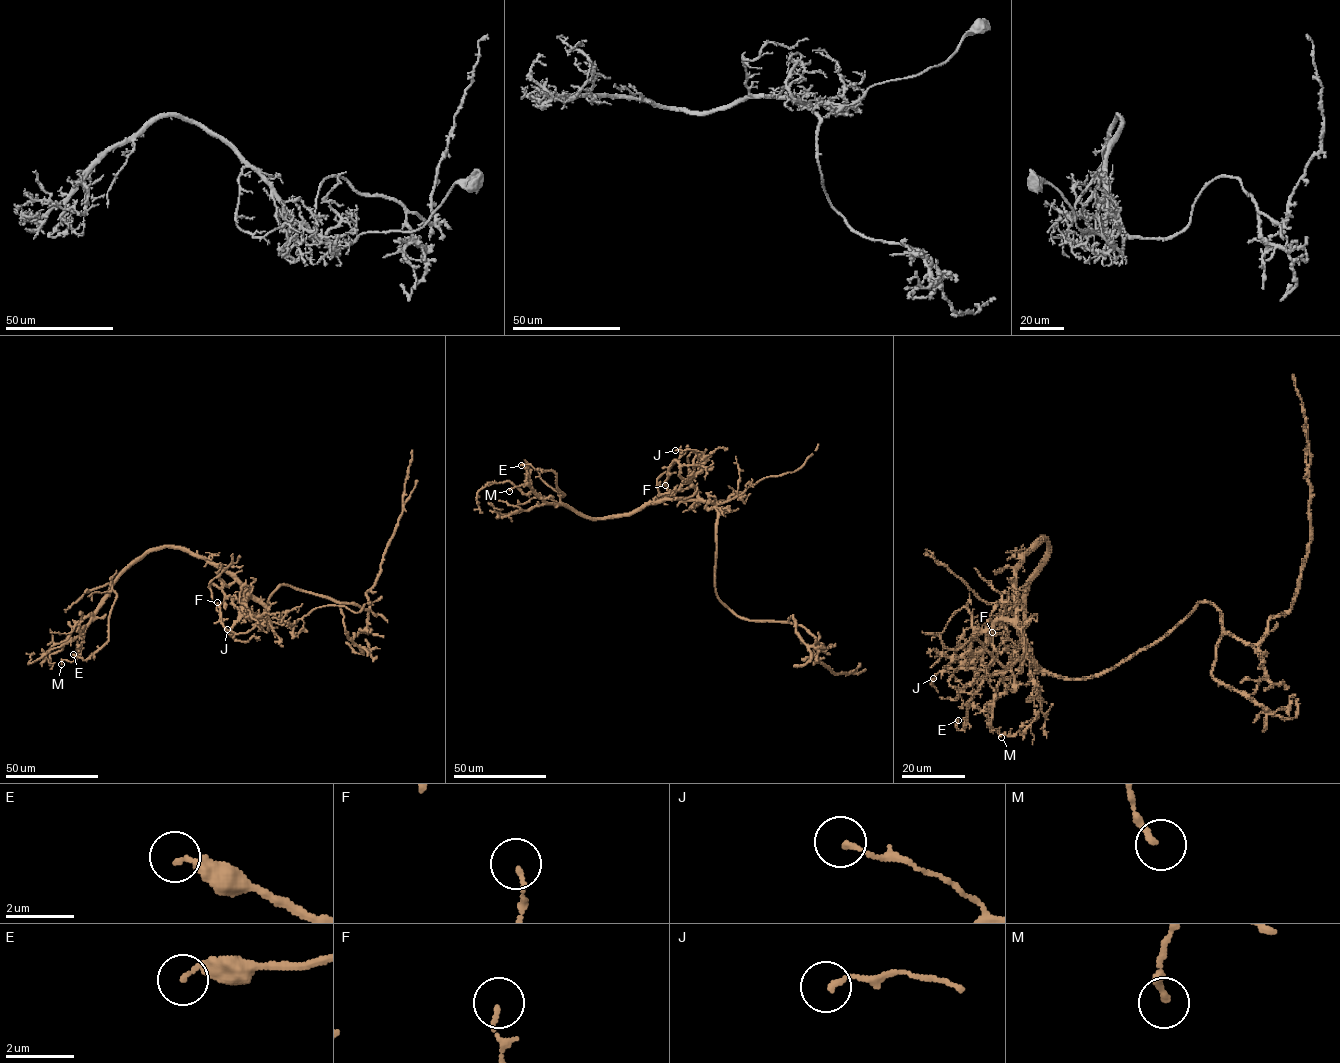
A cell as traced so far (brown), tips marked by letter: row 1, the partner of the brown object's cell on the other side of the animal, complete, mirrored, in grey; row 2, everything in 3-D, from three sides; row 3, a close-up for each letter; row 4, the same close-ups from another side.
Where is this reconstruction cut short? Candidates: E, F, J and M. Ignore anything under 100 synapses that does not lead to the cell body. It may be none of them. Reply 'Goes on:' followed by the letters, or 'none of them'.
Goes on: none of them

